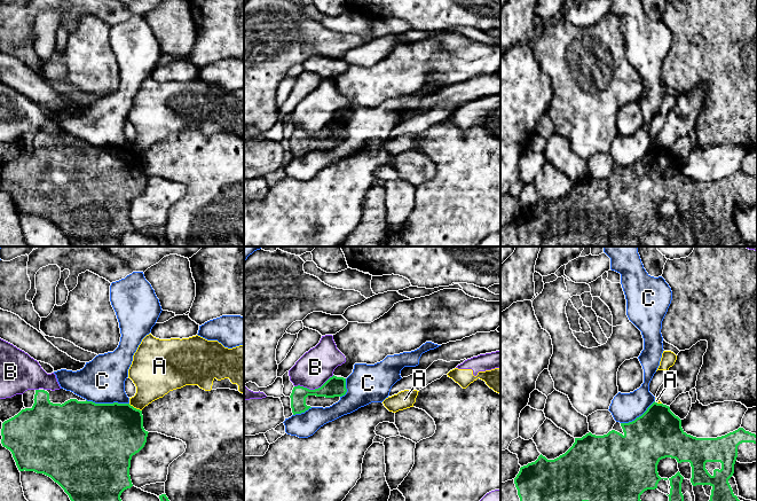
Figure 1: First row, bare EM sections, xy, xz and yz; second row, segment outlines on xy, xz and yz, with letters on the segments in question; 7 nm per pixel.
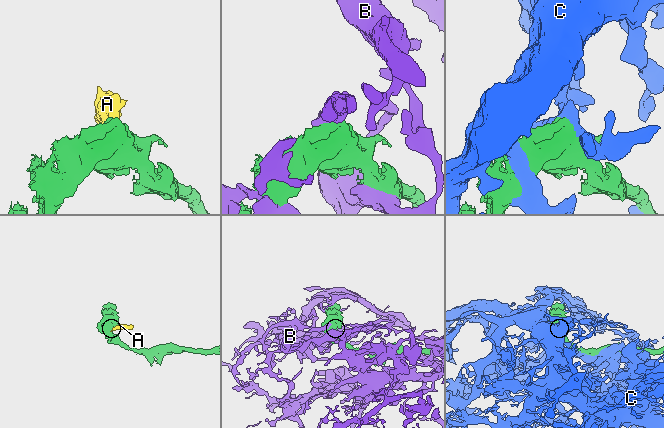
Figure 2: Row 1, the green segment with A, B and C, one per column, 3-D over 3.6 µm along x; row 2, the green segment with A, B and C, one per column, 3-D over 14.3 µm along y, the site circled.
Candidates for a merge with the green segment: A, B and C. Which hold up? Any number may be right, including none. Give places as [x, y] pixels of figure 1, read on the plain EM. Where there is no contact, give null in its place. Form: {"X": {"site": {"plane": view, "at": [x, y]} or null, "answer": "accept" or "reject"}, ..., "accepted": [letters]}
{"A": {"site": {"plane": "xy", "at": [135, 151]}, "answer": "reject"}, "B": {"site": {"plane": "xz", "at": [315, 132]}, "answer": "reject"}, "C": {"site": {"plane": "xy", "at": [108, 147]}, "answer": "reject"}, "accepted": []}

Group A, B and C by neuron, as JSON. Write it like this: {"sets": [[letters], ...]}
{"sets": [["A", "B"], ["C"]]}

